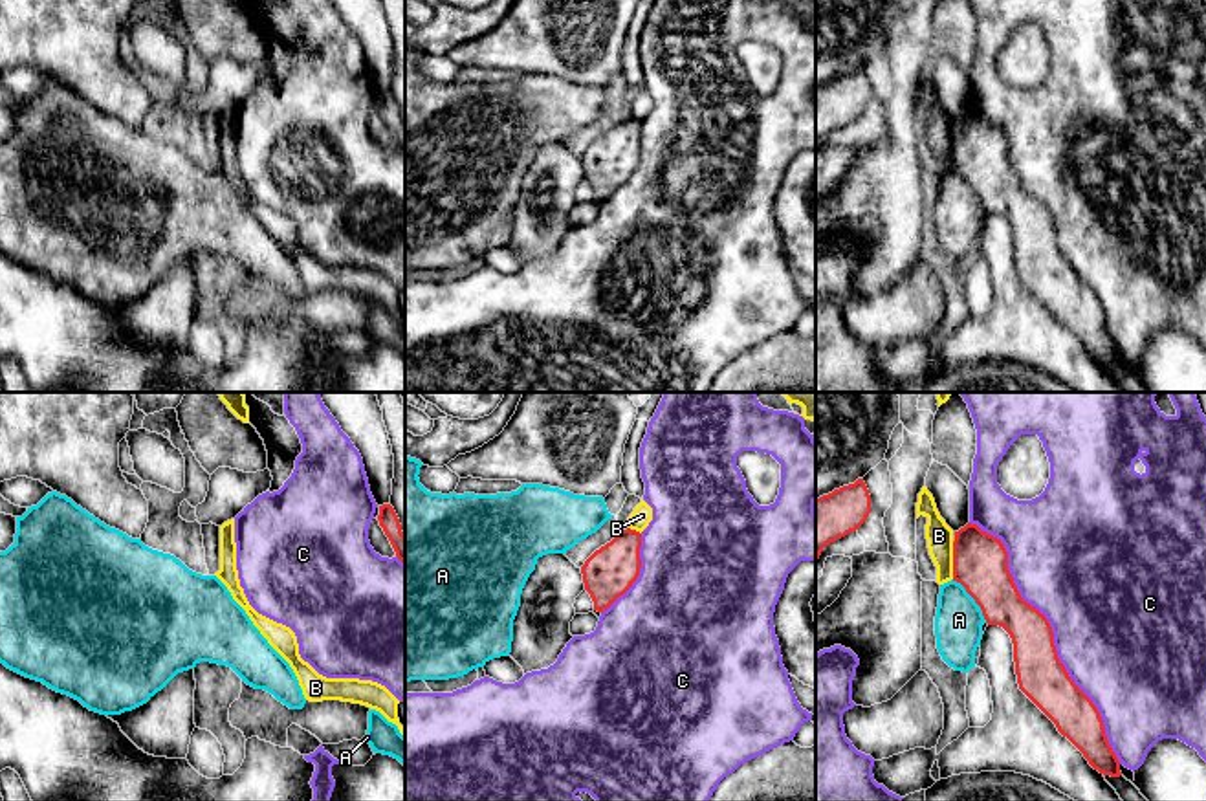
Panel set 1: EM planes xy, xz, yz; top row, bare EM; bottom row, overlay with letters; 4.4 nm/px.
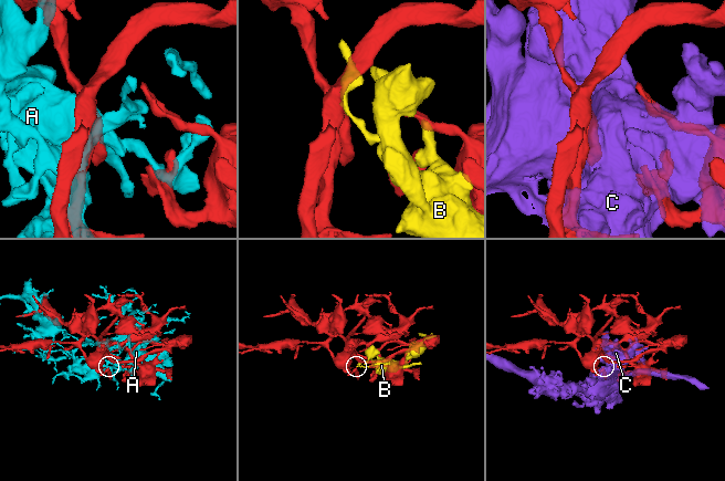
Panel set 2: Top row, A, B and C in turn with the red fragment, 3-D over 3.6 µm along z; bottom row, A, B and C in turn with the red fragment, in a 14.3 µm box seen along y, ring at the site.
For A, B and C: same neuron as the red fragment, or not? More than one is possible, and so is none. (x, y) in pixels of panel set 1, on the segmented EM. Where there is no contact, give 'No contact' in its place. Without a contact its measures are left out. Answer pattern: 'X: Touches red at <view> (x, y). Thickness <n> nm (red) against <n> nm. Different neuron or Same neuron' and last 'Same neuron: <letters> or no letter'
A: Touches red at yz (974, 598). Thickness 240 nm (red) against 220 nm. Different neuron
B: Touches red at yz (953, 559). Thickness 240 nm (red) against 120 nm. Different neuron
C: Touches red at yz (1052, 636). Thickness 220 nm (red) against 500 nm. Different neuron
Same neuron: no letter

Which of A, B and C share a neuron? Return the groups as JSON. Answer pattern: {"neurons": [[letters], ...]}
{"neurons": [["A"], ["B"], ["C"]]}

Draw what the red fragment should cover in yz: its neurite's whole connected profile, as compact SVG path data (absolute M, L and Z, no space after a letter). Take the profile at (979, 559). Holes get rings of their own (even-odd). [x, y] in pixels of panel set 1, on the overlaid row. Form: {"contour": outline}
{"contour": "M971 522L955 532L953 581L975 599L988 625L999 625L1010 634L1019 689L1094 770L1120 777L1120 761L1107 741L1100 711L1059 662L1045 614L1021 598L1001 539Z"}

